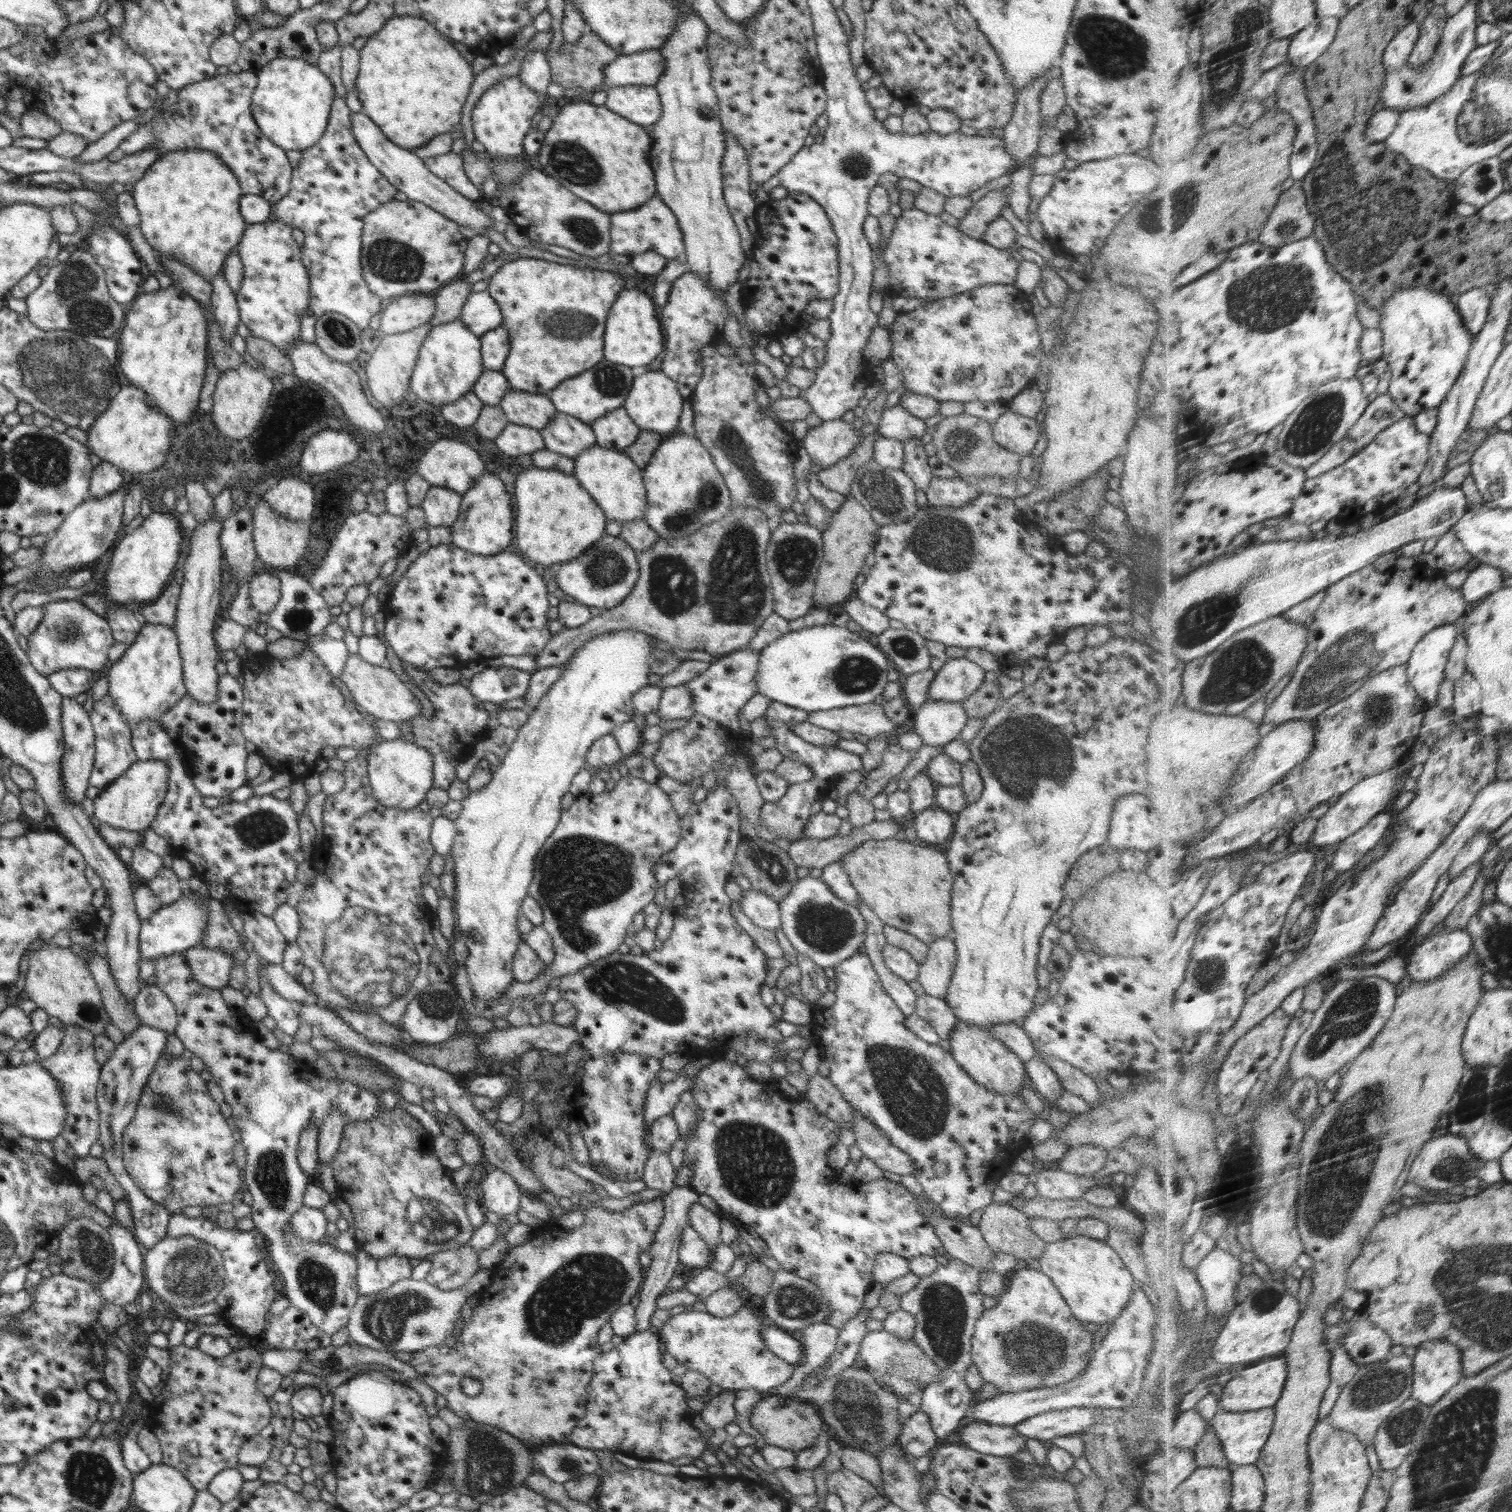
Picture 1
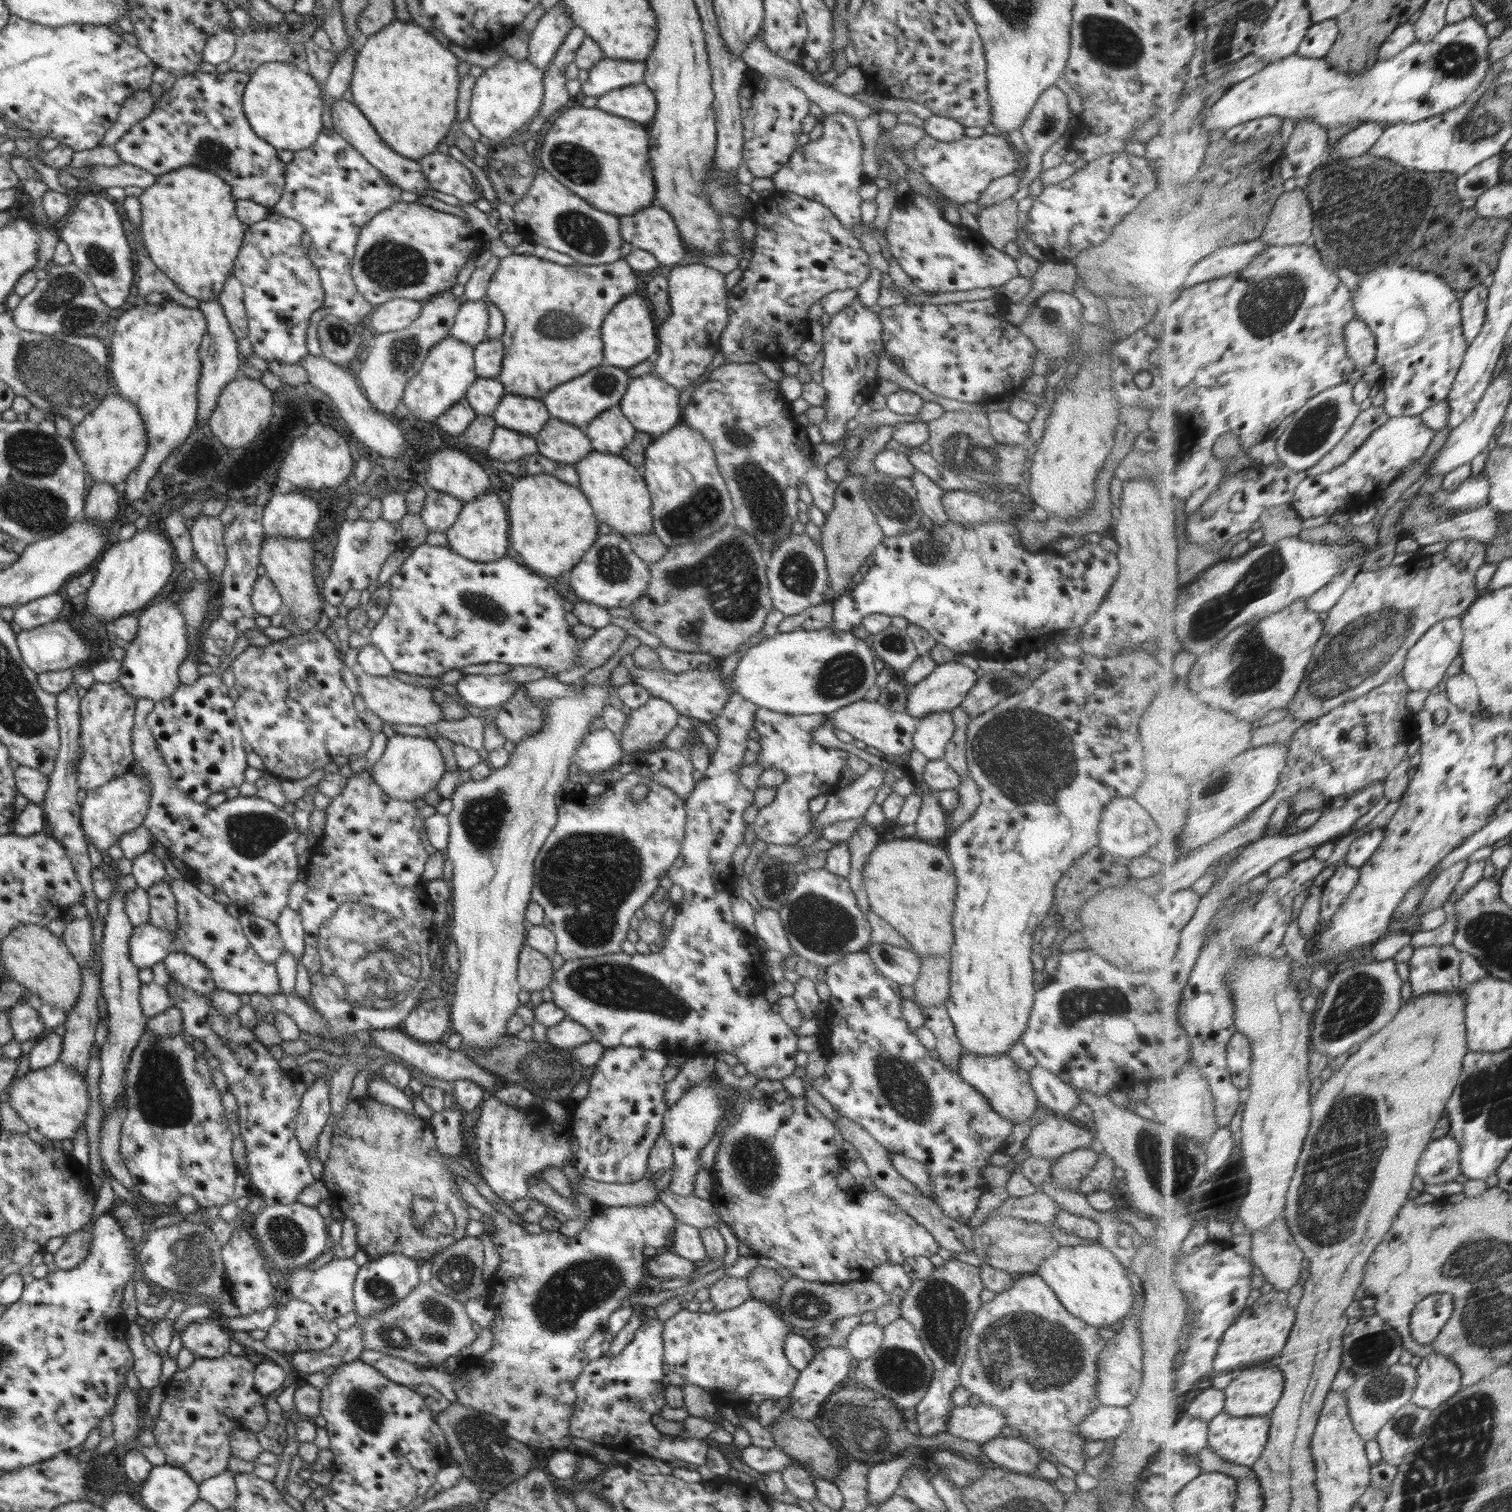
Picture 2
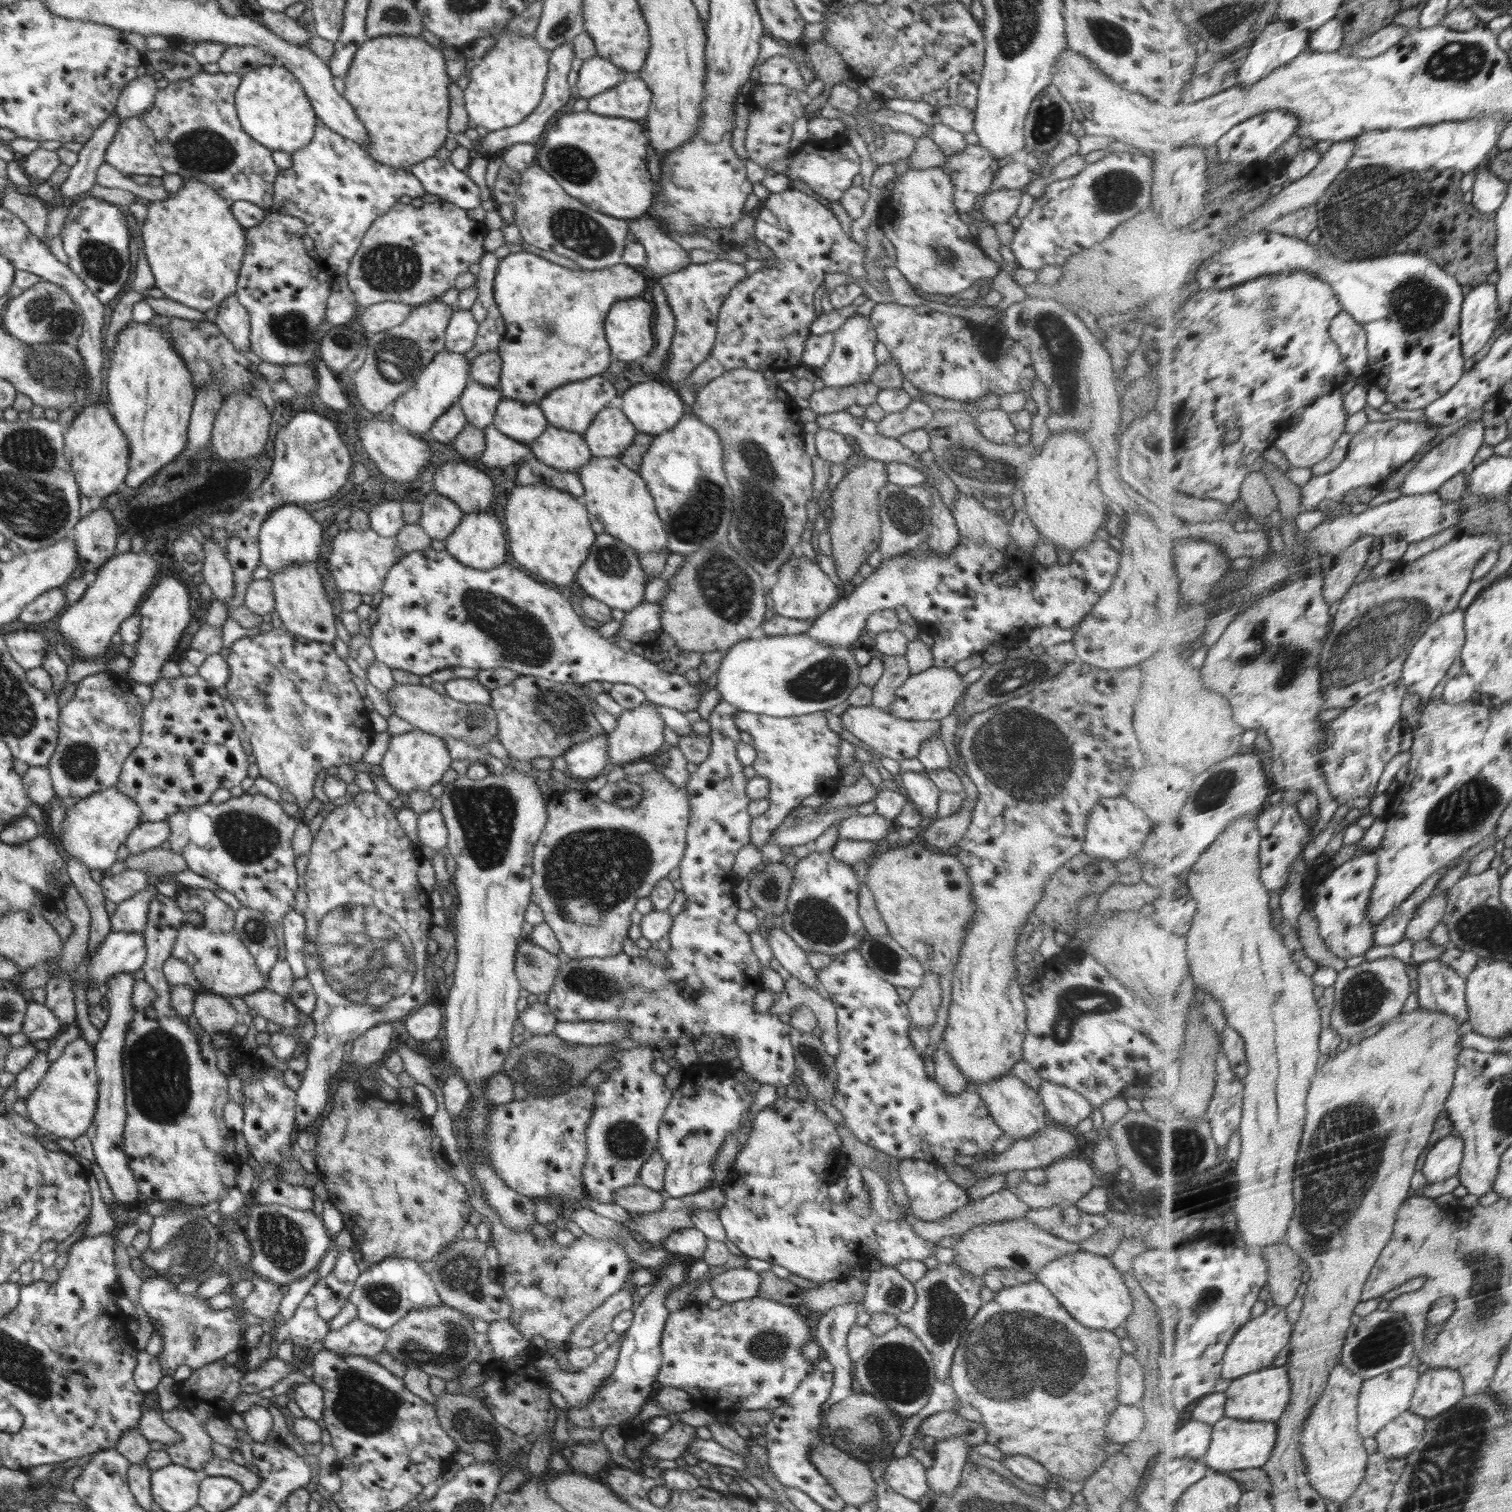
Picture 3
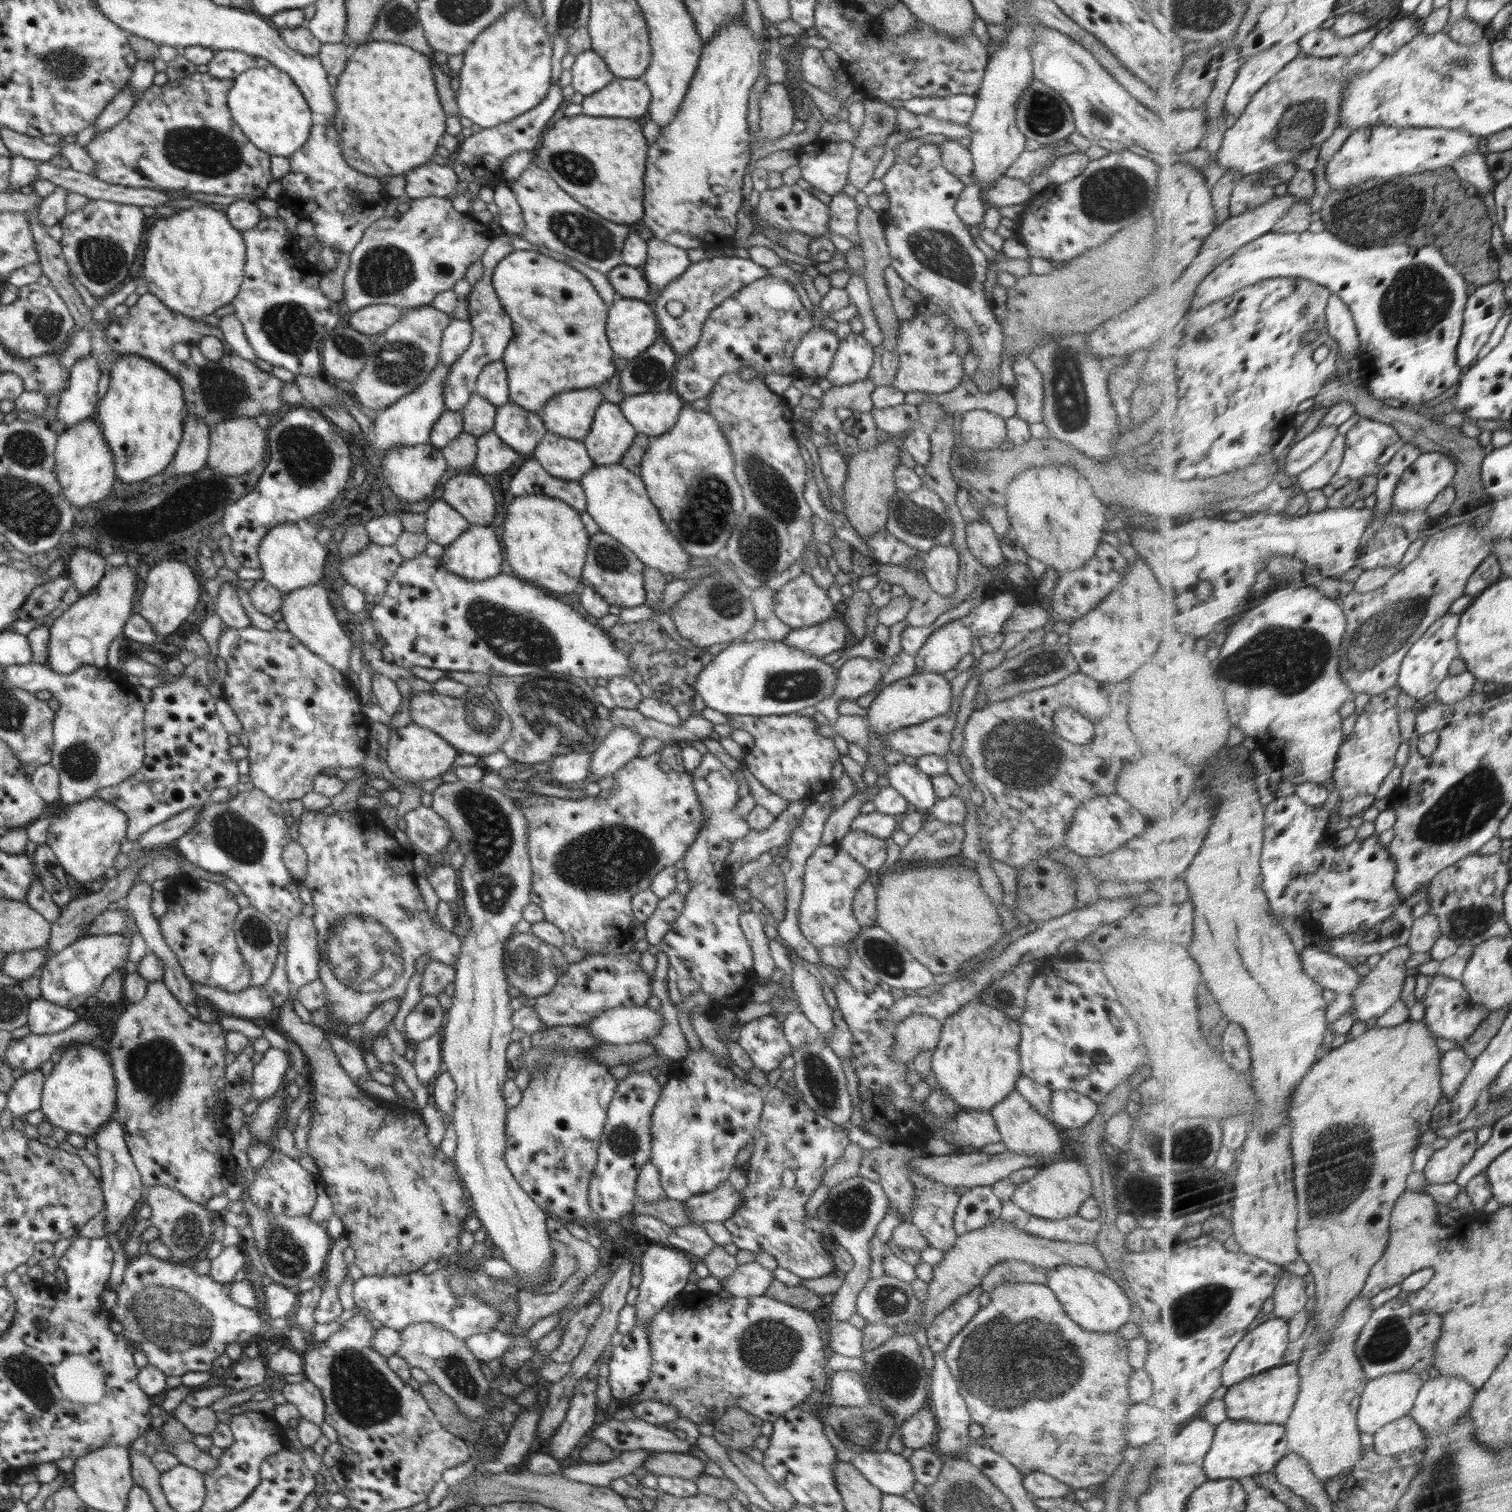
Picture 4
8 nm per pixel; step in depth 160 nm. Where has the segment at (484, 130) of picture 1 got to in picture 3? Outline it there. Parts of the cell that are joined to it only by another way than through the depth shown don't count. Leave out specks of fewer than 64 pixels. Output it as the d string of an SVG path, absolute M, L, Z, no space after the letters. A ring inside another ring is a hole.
M504 29L496 38L496 44L470 70L470 83L463 90L465 108L470 120L488 130L500 130L522 122L540 105L550 54L550 51L544 51L538 45L534 35L522 37Z

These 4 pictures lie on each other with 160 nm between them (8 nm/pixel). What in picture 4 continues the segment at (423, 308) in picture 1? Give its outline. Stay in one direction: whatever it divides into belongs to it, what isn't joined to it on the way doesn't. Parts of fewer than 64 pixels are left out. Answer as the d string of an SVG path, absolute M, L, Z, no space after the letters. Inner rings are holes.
M373 304L353 312L352 328L361 334L378 336L402 318L400 308L389 304Z

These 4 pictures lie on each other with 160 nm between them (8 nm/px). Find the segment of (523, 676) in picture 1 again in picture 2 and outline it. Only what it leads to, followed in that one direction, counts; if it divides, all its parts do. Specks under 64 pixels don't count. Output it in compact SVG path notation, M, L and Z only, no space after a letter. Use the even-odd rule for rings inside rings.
M464 675L451 689L466 702L478 708L496 708L511 700L517 682L506 675Z

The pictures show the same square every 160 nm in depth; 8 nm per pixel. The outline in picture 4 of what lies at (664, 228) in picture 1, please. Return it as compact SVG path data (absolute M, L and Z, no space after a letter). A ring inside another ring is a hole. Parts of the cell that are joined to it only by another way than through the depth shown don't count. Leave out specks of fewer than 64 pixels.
M656 238L647 240L647 259L641 271L645 279L660 290L678 278L690 265L691 261L684 249Z

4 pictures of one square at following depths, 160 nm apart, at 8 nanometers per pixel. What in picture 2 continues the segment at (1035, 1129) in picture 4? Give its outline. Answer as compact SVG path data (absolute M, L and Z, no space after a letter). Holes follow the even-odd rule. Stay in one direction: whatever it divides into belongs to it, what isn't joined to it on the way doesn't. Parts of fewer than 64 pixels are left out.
M965 1051L965 1054L960 1056L958 1075L964 1082L968 1082L970 1086L980 1091L1002 1118L1012 1121L1014 1125L1032 1118L1035 1110L1041 1107L1030 1085L1029 1074L1020 1070L1008 1054L980 1058L980 1056L974 1056L972 1052Z

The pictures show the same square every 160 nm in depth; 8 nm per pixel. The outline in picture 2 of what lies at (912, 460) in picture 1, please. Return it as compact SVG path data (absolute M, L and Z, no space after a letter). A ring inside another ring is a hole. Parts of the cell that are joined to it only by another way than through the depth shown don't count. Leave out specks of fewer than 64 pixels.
M915 470L911 481L916 489L922 513L931 520L932 526L942 528L946 522L950 522L942 504L943 488L932 482L922 471Z

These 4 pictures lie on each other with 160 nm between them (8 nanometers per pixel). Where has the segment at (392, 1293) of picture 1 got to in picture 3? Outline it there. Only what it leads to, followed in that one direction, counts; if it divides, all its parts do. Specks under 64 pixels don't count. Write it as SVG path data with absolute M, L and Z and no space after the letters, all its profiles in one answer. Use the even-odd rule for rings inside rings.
M448 1305L425 1309L412 1309L394 1326L387 1329L388 1342L384 1352L403 1362L407 1367L416 1366L430 1377L441 1378L444 1382L458 1380L466 1366L475 1362L479 1349L474 1345L477 1332L461 1311Z

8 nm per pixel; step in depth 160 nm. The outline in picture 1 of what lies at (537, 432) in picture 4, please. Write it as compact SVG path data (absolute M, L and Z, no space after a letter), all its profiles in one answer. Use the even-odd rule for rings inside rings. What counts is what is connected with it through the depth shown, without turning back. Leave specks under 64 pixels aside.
M511 389L499 404L512 424L532 427L541 431L557 413L547 395L530 394Z

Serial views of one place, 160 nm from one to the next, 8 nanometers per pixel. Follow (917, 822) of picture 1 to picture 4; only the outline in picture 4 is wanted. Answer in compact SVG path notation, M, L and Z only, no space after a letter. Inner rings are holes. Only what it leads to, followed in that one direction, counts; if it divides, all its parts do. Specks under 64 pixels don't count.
M904 761L888 764L886 778L892 788L897 790L915 810L930 810L936 804L936 794L931 776L922 772L916 765Z

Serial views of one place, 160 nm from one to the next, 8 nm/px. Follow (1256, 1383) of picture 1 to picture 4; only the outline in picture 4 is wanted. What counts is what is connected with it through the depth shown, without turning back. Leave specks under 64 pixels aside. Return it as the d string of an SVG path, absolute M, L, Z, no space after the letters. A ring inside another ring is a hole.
M1288 1363L1229 1387L1224 1399L1227 1402L1230 1419L1285 1425L1295 1412L1302 1382L1299 1365Z

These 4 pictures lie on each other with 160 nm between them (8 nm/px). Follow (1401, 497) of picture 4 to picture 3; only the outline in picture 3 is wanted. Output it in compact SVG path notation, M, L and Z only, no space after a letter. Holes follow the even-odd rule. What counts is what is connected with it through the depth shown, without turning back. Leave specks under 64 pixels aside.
M1484 420L1472 421L1464 425L1459 431L1450 435L1445 441L1428 452L1418 464L1409 472L1407 480L1402 485L1403 494L1419 495L1439 491L1458 474L1463 473L1472 462L1476 460L1480 448L1484 446L1486 440L1486 424Z

